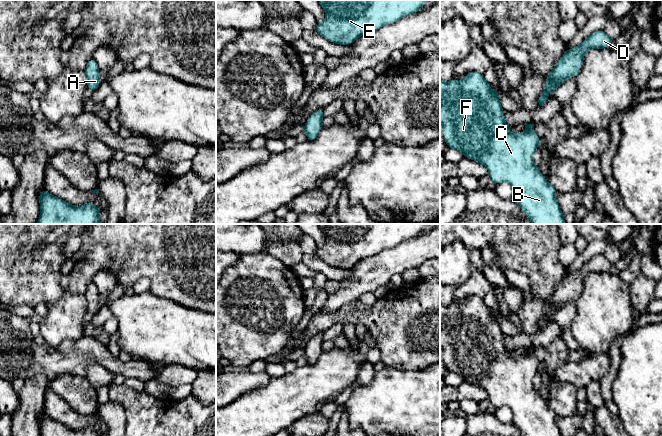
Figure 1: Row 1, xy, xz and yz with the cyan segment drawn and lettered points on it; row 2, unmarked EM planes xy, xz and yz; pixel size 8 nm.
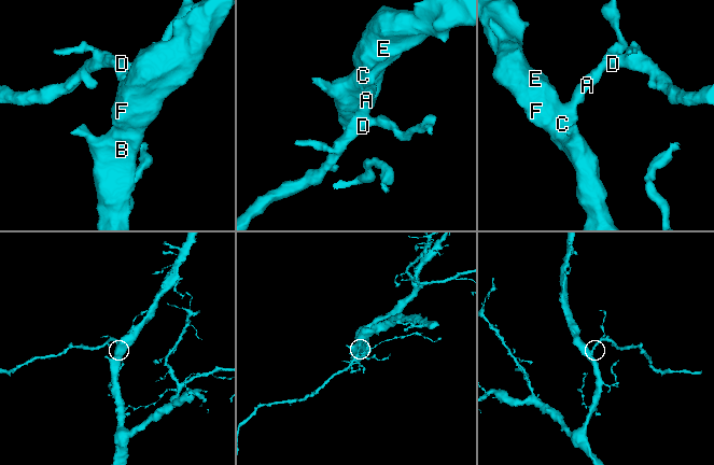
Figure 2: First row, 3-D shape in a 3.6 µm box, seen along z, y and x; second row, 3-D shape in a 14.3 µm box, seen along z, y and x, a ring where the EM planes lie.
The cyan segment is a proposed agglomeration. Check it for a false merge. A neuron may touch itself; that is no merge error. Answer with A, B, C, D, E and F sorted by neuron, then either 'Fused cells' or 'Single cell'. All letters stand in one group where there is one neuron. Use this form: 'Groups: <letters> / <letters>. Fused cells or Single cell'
Groups: A B C D E F. Single cell

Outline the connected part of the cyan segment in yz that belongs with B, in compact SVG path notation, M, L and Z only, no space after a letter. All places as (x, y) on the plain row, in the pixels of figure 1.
M470 295L462 304L440 304L440 348L447 370L484 389L496 408L509 407L512 423L523 436L562 436L556 425L556 413L534 388L533 378L540 369L534 348L524 348L526 356L513 358L505 347L498 319L478 296Z

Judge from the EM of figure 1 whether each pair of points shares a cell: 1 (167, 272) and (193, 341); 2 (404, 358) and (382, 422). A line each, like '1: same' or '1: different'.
1: different
2: different

